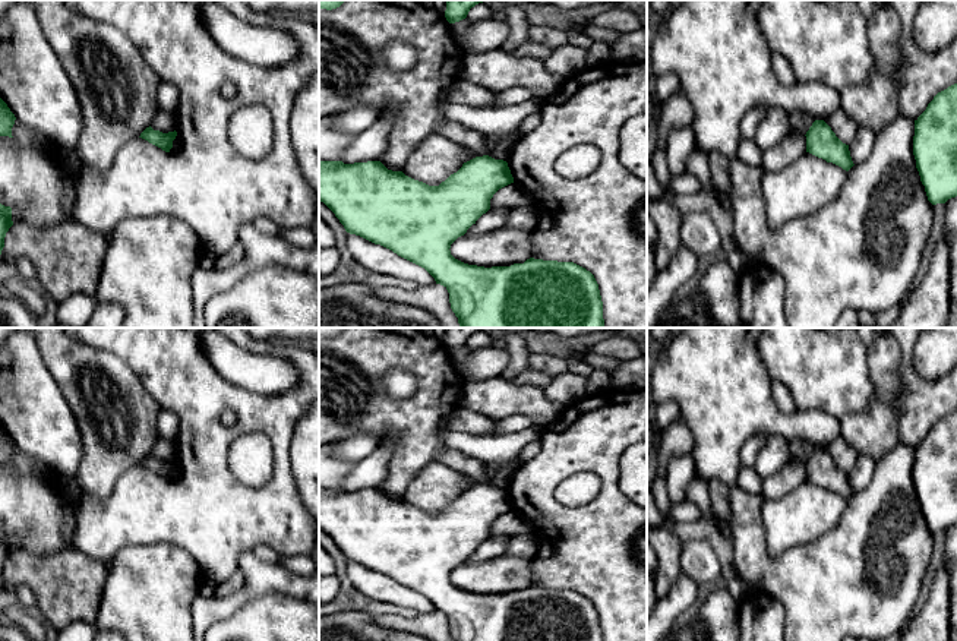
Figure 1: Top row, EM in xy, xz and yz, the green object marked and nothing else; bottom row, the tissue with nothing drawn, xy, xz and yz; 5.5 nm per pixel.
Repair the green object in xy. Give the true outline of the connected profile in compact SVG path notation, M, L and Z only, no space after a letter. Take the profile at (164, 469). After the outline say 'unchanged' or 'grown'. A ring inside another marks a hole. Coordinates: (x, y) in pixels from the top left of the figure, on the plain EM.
M151 454L146 455L139 465L148 468L149 471L161 476L165 480L170 480L170 477L173 476L173 468L176 467L177 460L168 460L168 461L162 461L160 458L154 458Z; unchanged

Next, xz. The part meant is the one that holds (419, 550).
M489 483L476 484L462 492L439 514L429 514L388 498L380 489L344 492L342 489L319 489L319 528L323 530L350 562L380 572L398 584L424 596L449 621L454 641L603 641L603 629L594 603L574 590L543 588L530 585L511 594L468 593L451 582L451 572L490 537L493 522L514 511L503 487Z; unchanged

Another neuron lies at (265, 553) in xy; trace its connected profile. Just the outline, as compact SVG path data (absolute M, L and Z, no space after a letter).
M266 544L256 546L253 552L256 558L260 559L262 562L272 563L272 565L282 565L284 562L284 558L279 556L275 550L272 550Z

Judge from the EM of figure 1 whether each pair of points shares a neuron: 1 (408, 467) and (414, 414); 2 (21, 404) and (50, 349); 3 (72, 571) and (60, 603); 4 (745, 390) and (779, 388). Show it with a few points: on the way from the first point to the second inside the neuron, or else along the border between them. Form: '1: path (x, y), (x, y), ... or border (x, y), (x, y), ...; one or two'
1: path (413, 454), (414, 428); one
2: border (35, 343), (44, 366), (60, 390); two
3: path (69, 578), (63, 596); one
4: border (771, 381), (771, 398), (779, 409); two

